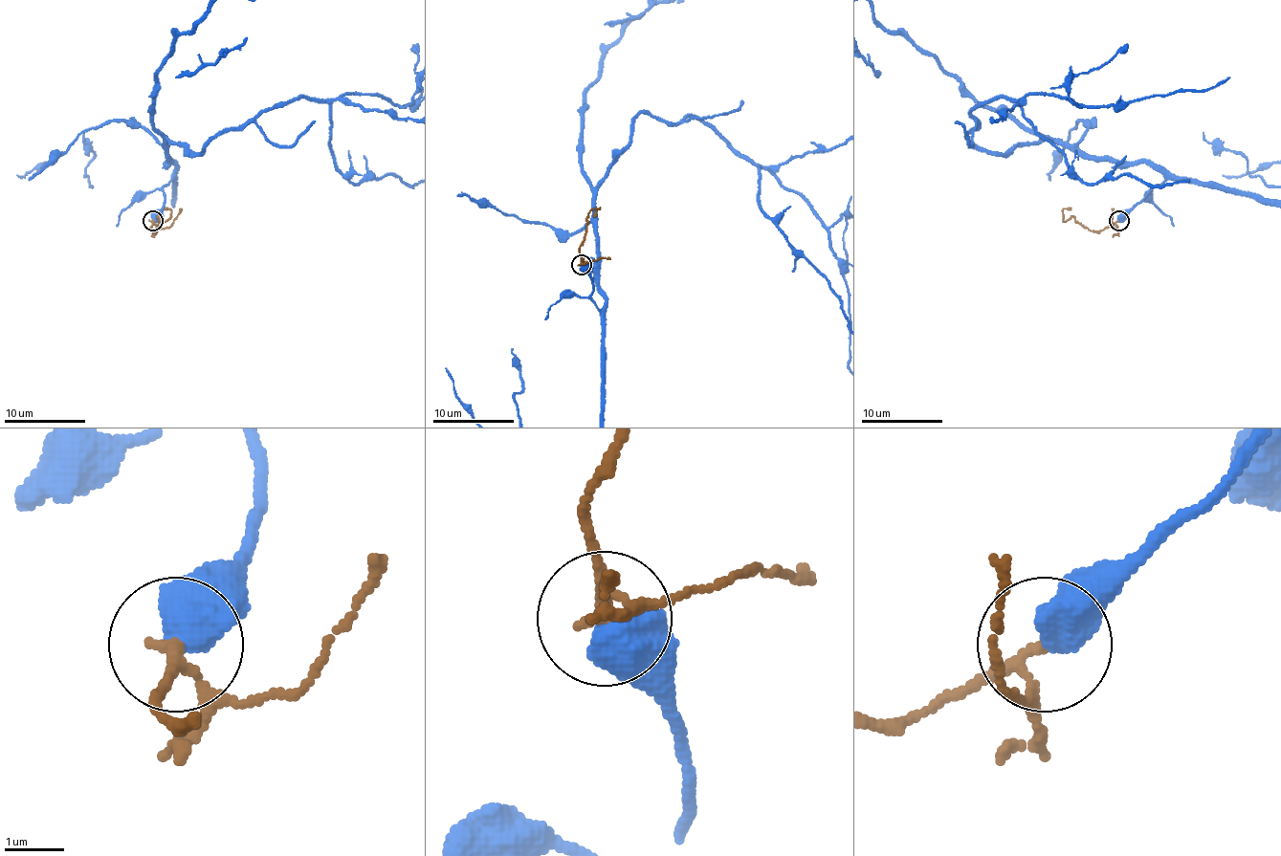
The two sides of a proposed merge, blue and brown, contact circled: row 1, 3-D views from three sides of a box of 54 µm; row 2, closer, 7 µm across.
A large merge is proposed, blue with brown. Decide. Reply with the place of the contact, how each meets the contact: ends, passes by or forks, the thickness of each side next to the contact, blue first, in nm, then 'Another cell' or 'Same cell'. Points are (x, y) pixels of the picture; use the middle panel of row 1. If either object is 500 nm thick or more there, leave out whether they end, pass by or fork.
Place: (582, 264). Thickness 650 nm (blue) against 160 nm. Another cell

